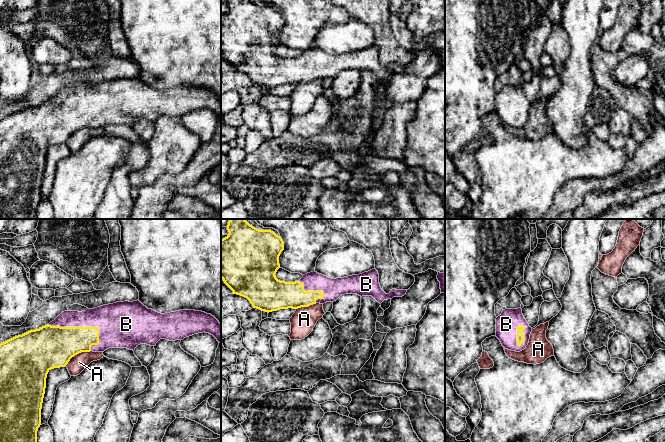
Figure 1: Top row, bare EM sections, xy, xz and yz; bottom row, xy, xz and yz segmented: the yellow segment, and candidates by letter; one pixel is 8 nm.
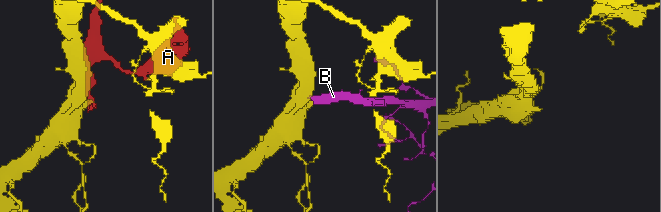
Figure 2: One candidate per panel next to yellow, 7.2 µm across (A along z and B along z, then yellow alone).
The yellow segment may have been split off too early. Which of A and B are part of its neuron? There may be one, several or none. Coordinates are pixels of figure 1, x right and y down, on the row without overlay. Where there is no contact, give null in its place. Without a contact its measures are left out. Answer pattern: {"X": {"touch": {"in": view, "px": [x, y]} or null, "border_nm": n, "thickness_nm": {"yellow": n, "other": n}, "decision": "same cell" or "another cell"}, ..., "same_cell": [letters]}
{"A": {"touch": {"in": "xy", "px": [77, 129]}, "border_nm": 240, "thickness_nm": {"yellow": 340, "other": 140}, "decision": "another cell"}, "B": {"touch": {"in": "xy", "px": [81, 103]}, "border_nm": 440, "thickness_nm": {"yellow": 320, "other": 240}, "decision": "same cell"}, "same_cell": ["B"]}

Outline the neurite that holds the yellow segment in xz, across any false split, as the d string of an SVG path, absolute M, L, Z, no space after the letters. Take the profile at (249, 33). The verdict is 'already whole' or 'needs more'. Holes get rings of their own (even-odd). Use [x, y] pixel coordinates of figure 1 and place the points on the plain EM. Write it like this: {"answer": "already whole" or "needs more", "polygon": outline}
{"answer": "needs more", "polygon": "M228 0L228 12L221 15L221 54L237 70L247 74L253 84L272 88L280 85L298 85L310 81L334 78L341 71L372 72L380 80L393 73L402 73L407 66L392 65L386 70L380 63L376 45L359 51L329 54L315 47L303 51L299 57L285 58L276 54L280 44L279 32L284 26L282 14L271 6L259 6L250 0Z"}

